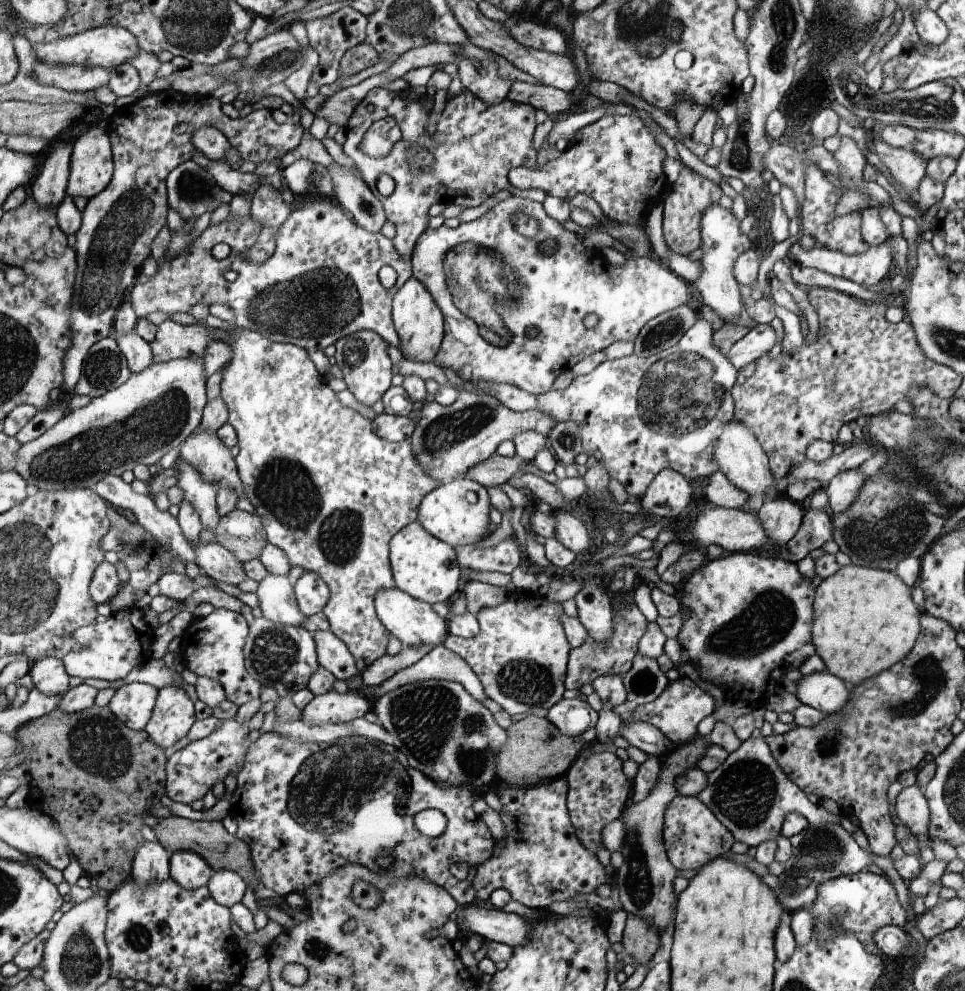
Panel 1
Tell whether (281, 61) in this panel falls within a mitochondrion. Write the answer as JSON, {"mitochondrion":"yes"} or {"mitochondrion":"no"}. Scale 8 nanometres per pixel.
{"mitochondrion":"yes"}

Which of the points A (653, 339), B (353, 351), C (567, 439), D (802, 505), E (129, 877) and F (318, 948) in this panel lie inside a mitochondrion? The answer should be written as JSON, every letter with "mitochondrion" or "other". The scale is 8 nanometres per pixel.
{"A":"mitochondrion","B":"mitochondrion","C":"mitochondrion","D":"other","E":"other","F":"mitochondrion"}

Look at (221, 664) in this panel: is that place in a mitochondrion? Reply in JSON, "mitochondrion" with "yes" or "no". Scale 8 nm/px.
{"mitochondrion":"no"}

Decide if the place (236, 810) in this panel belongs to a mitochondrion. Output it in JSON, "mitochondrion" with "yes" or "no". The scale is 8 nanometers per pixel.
{"mitochondrion":"no"}

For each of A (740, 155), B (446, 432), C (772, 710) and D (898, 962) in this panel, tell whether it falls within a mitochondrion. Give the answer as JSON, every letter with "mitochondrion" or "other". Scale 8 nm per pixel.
{"A":"mitochondrion","B":"mitochondrion","C":"other","D":"other"}

